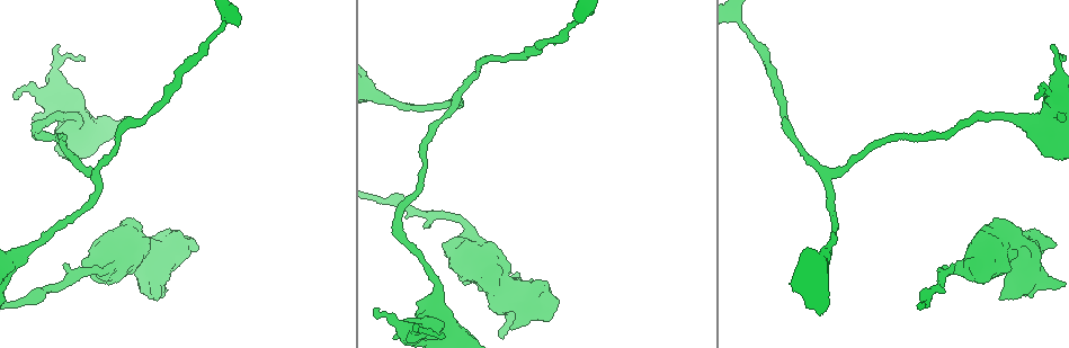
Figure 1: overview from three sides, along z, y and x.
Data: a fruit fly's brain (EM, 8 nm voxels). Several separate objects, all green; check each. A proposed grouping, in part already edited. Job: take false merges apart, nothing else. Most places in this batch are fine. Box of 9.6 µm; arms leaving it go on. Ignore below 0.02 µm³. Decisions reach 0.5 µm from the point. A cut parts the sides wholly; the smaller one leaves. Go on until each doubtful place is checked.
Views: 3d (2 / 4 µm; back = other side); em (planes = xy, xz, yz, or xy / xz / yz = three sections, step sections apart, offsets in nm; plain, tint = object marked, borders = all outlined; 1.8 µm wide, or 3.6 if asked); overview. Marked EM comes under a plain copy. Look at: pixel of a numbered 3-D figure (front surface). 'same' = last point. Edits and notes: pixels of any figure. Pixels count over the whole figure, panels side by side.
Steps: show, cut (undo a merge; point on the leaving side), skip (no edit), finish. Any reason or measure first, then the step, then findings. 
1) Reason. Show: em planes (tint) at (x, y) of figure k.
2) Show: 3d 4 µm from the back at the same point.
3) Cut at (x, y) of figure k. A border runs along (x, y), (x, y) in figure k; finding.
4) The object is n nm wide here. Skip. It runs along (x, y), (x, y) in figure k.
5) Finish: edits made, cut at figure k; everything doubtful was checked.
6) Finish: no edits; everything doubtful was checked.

Sudden change in width. Show: em yz step 8 (tint) at (1021, 270) of figure 1.

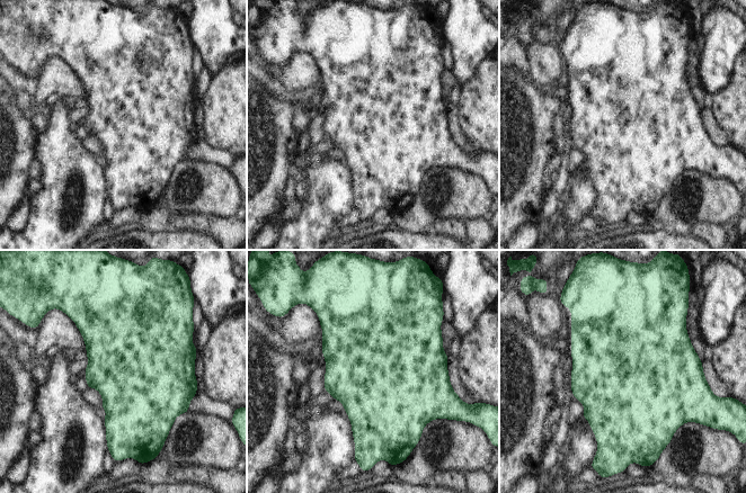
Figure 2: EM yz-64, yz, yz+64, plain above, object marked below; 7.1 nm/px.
The object is 700 nm wide here. Skip. Continuous, no second cell.

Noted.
A fork. Show: 3d 2 µm from the back at (456, 98) of figure 1.

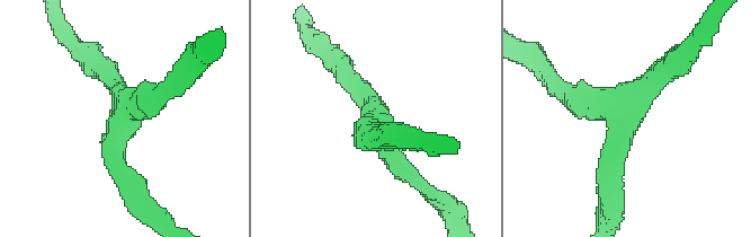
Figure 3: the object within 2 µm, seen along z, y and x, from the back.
3 arms meet here; shape alone is not enough. Show: em planes (tint) at (121, 116) of figure 3.

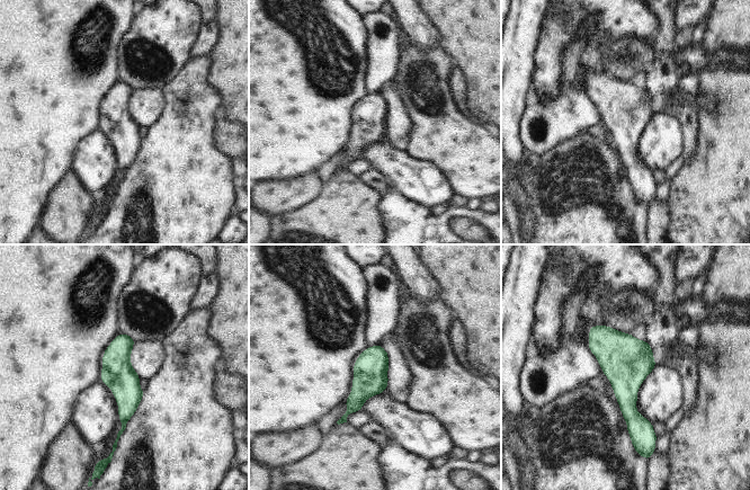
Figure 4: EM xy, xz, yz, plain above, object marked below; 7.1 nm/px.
Skip. It runs along (122, 336), (124, 421) in figure 4; one cell here.

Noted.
Four or more arms meet. Show: em planes (tint) at (435, 301) of figure 1.

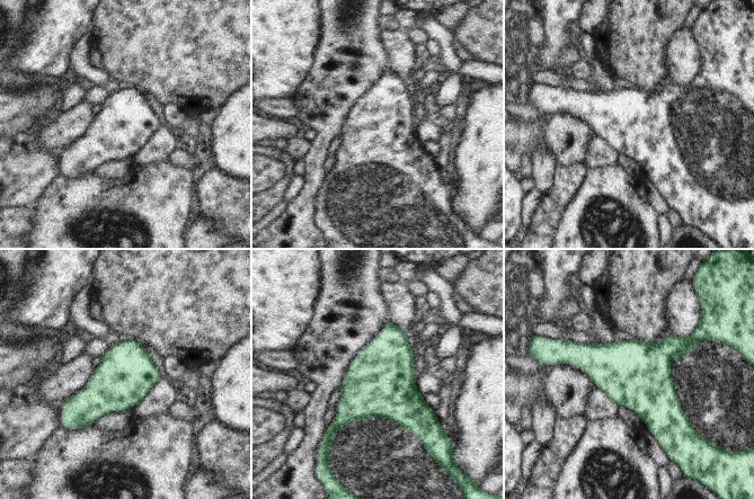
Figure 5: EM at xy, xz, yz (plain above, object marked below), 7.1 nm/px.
Skip. One cell here.

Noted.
Thick turns thin. Show: 3d 4 µm from the back at (48, 100) of figure 1.

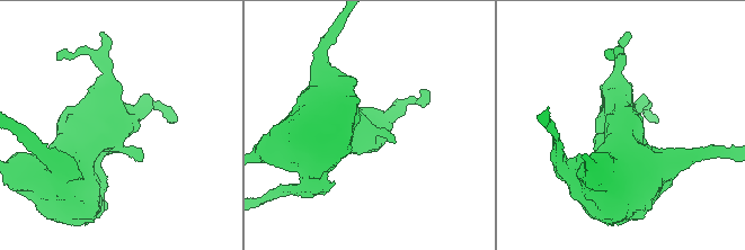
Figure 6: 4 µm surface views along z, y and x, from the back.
Show: em 3.6 µm xy step 16 (tint) at (114, 121) of figure 6.

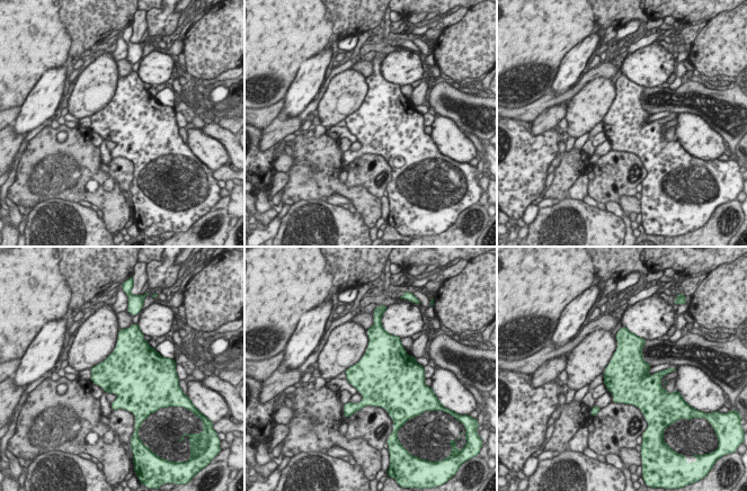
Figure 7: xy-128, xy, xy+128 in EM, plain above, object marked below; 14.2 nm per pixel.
Show: em 3.6 µm planes (tint) at the same point.

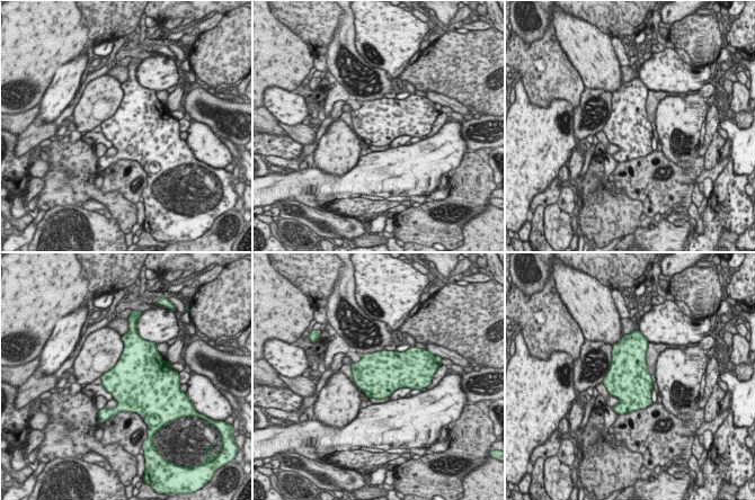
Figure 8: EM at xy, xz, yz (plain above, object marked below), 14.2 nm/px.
The object is 600 nm wide here. Skip. Continuous, no second cell.

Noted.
Finish: no edits; everything doubtful was checked.

